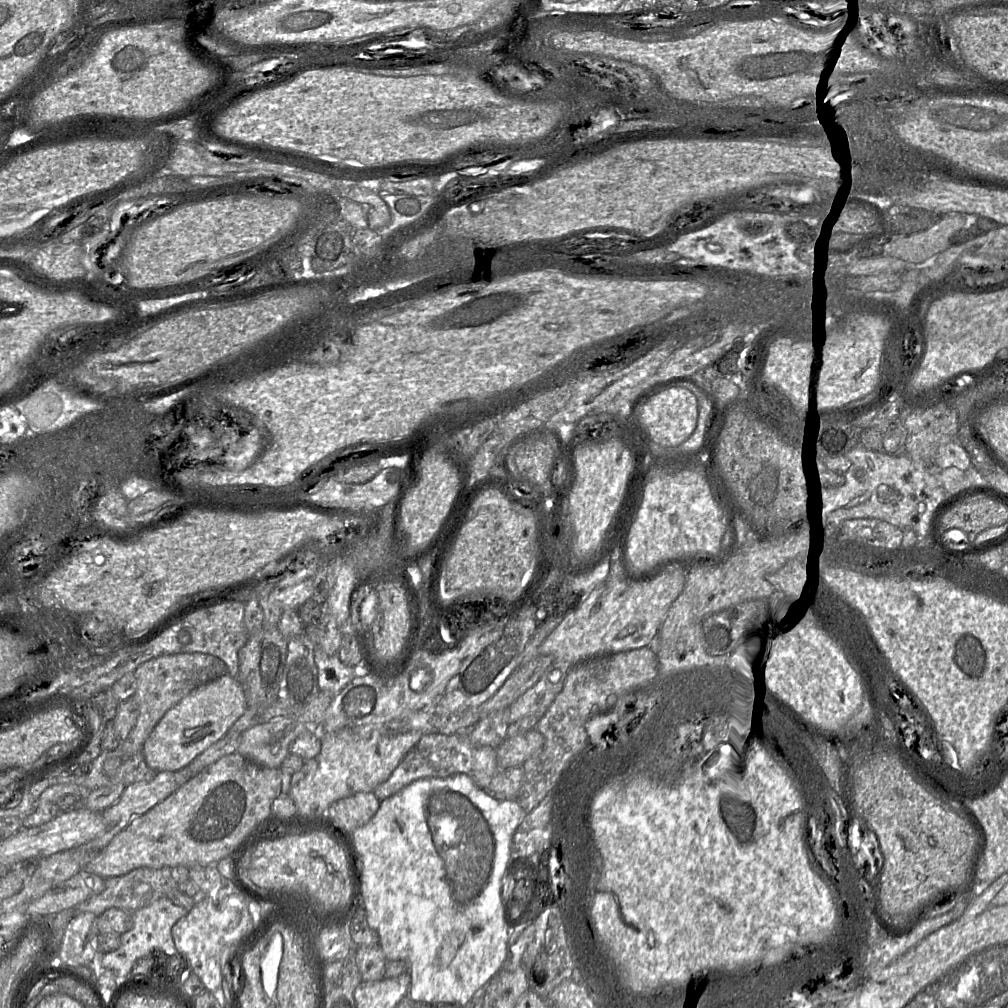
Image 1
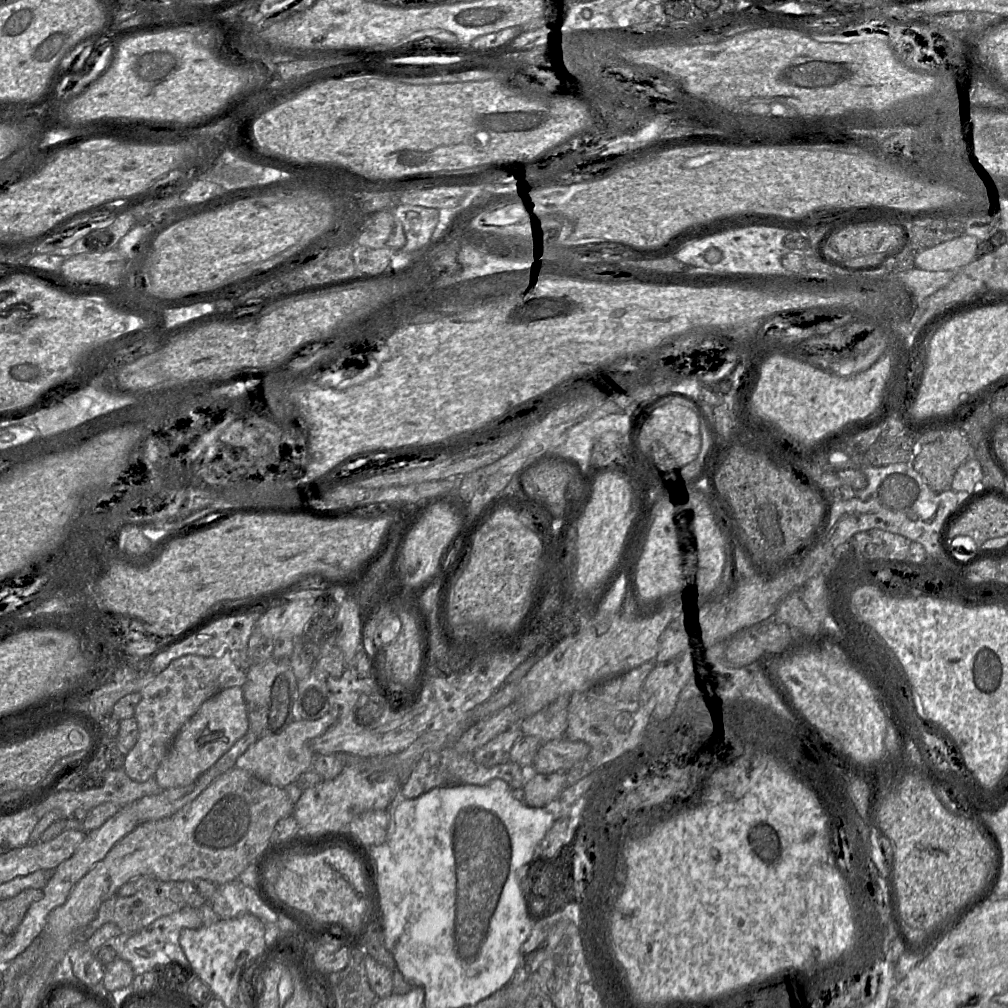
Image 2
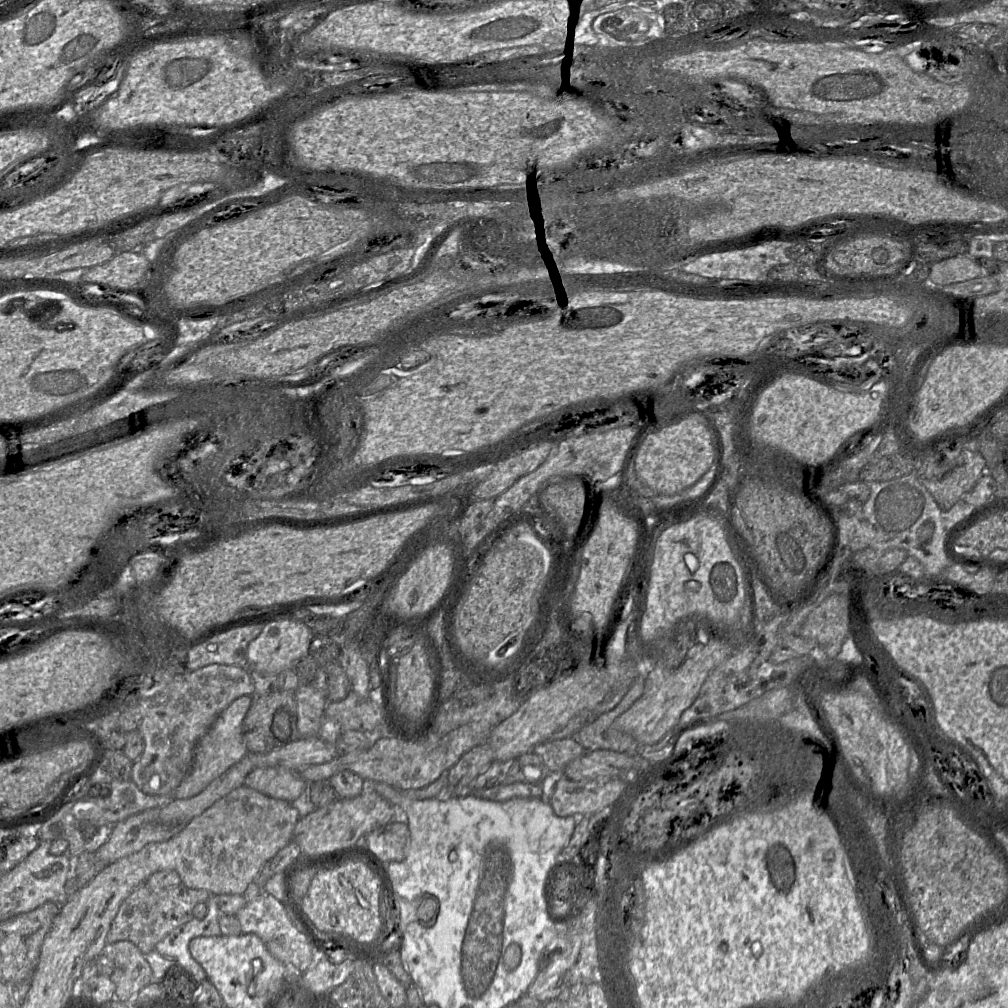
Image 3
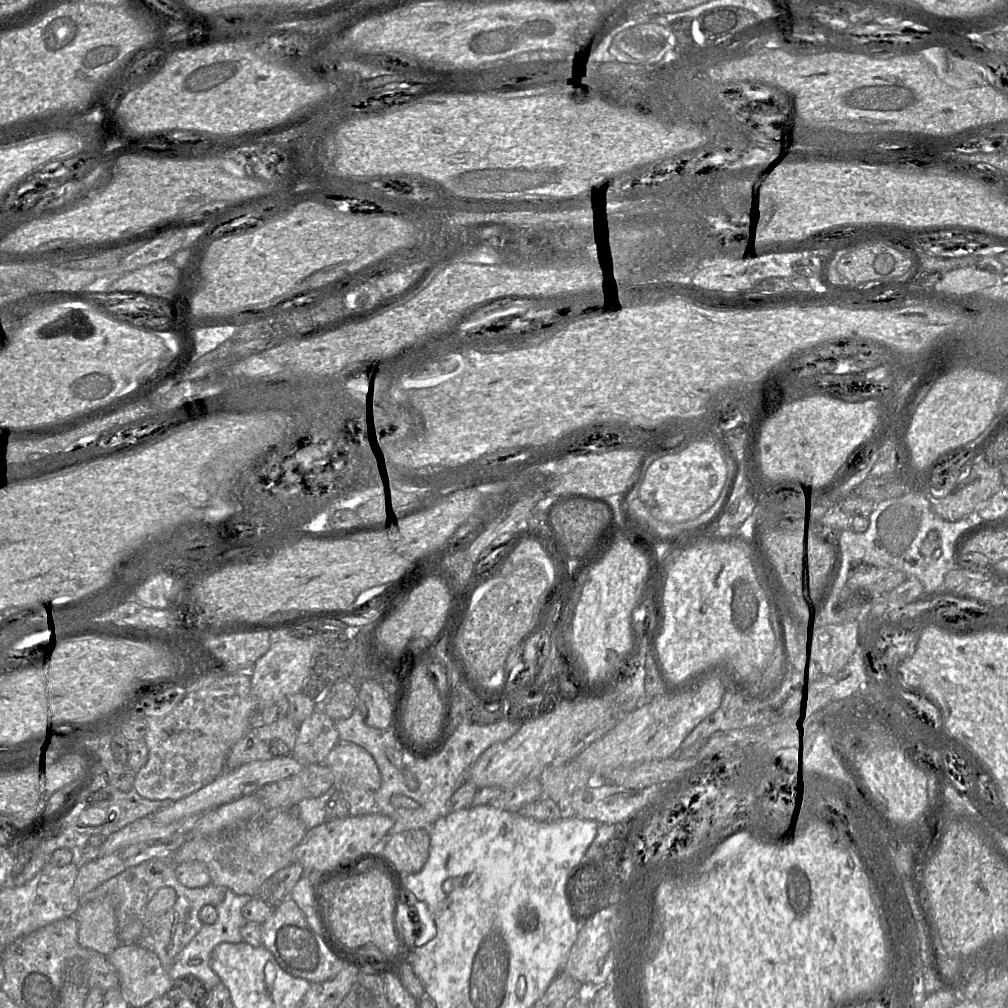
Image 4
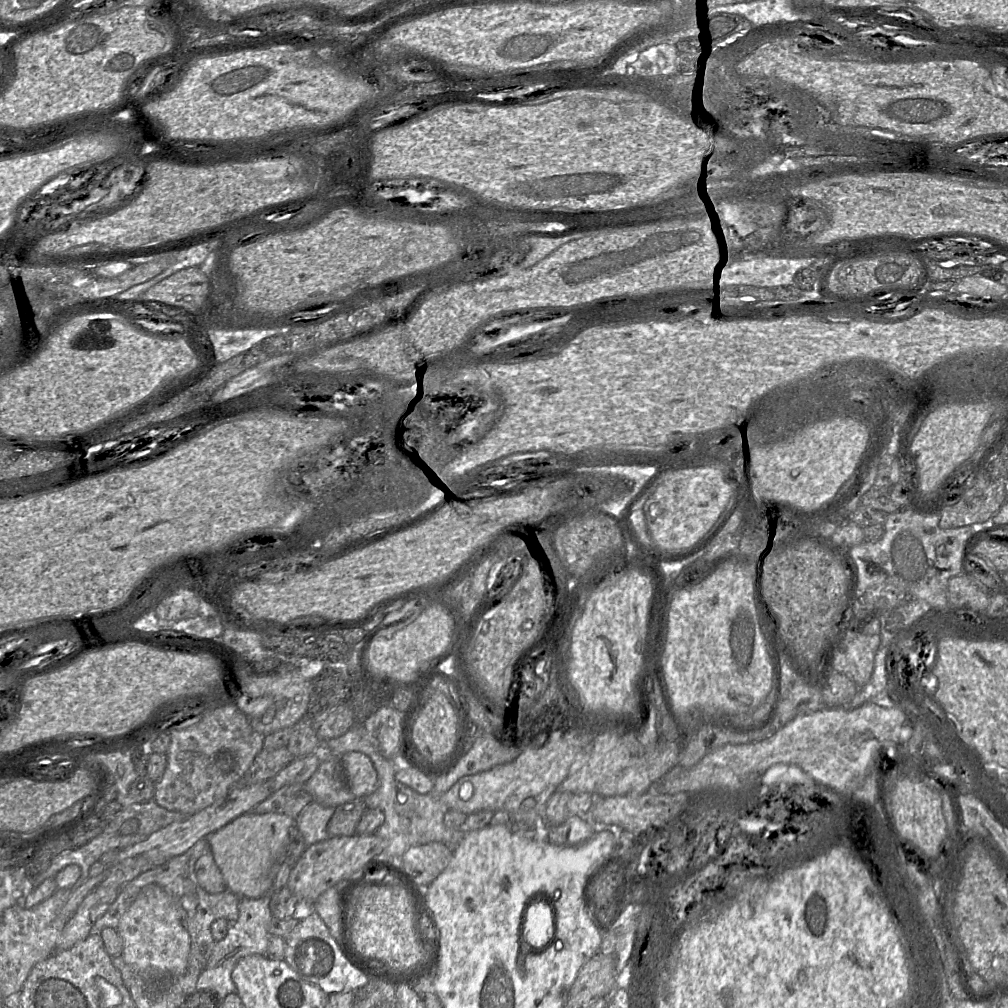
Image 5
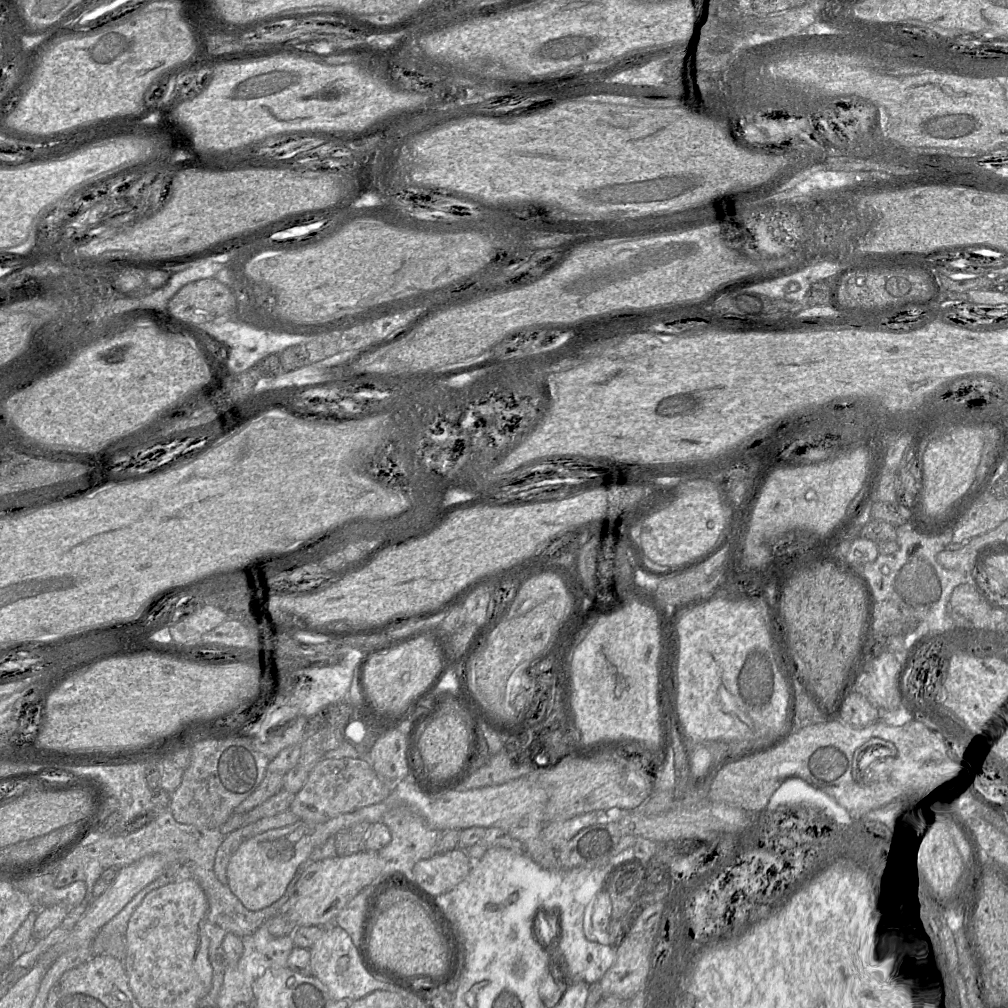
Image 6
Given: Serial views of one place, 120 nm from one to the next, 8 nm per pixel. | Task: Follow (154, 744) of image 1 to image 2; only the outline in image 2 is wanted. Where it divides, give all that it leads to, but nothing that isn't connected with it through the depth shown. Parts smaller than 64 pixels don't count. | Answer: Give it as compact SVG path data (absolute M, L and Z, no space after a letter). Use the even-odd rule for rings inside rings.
M235 686L224 689L207 699L180 729L154 778L162 789L187 786L212 767L248 731L248 710L243 688Z

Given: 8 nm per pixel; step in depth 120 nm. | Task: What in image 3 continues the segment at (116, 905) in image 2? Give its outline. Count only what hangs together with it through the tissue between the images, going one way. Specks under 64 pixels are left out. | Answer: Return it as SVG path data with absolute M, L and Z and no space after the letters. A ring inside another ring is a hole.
M144 883L137 887L119 907L106 938L107 943L129 941L147 954L167 935L191 921L194 918L193 908L199 903L207 903L211 896L212 894L206 890L182 885L152 890Z

